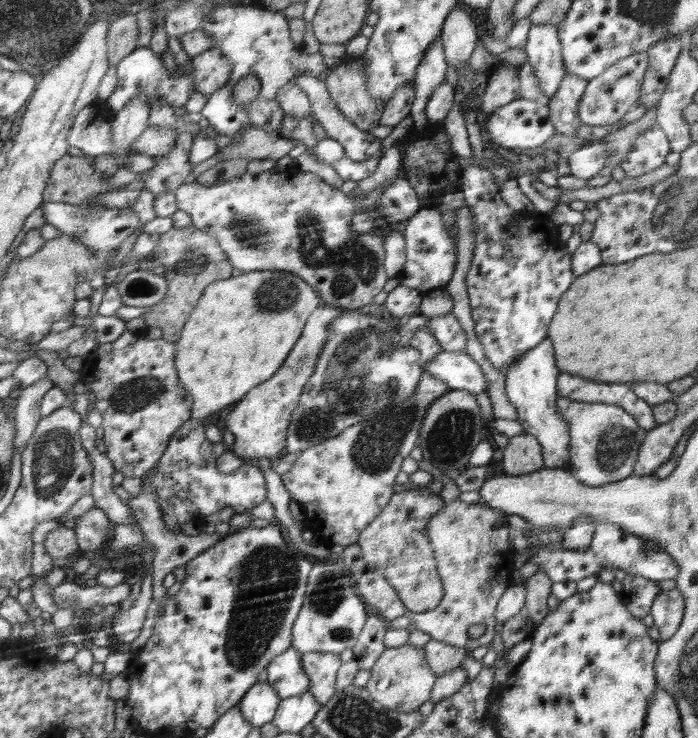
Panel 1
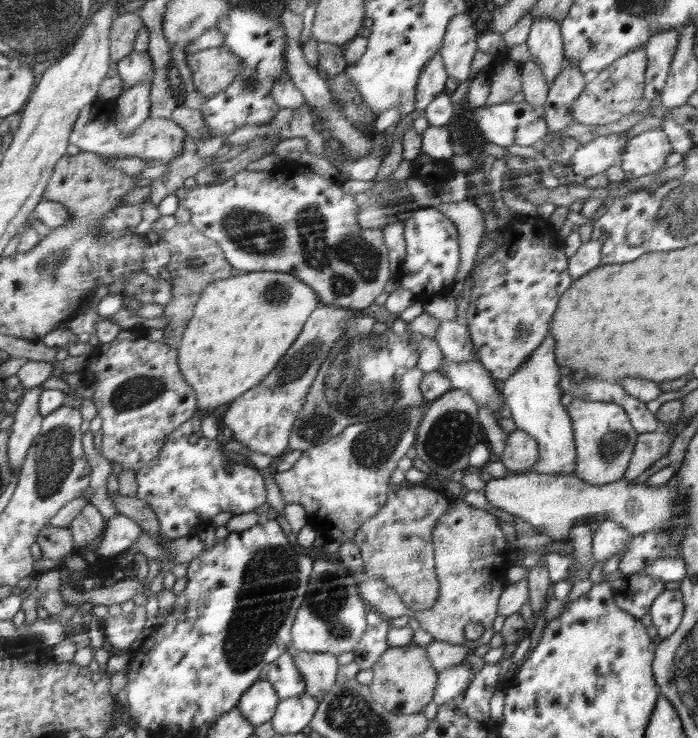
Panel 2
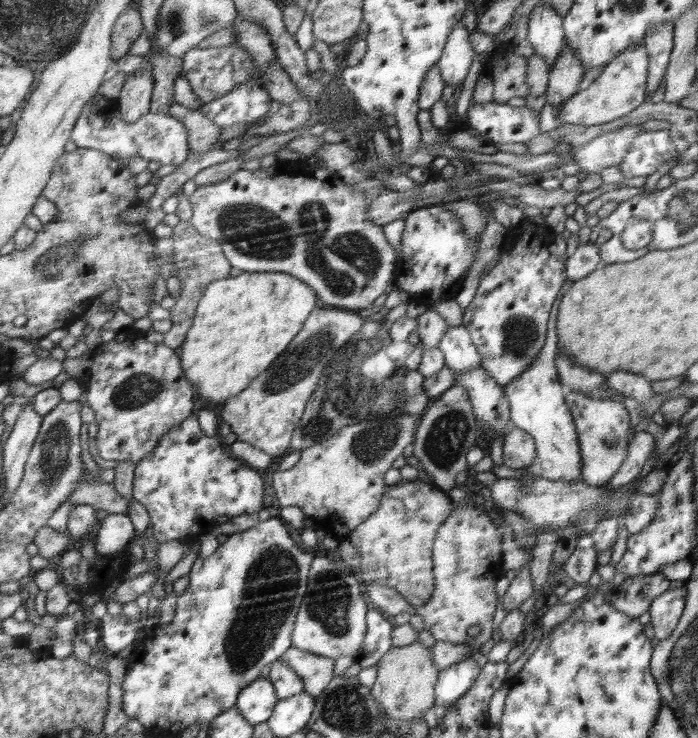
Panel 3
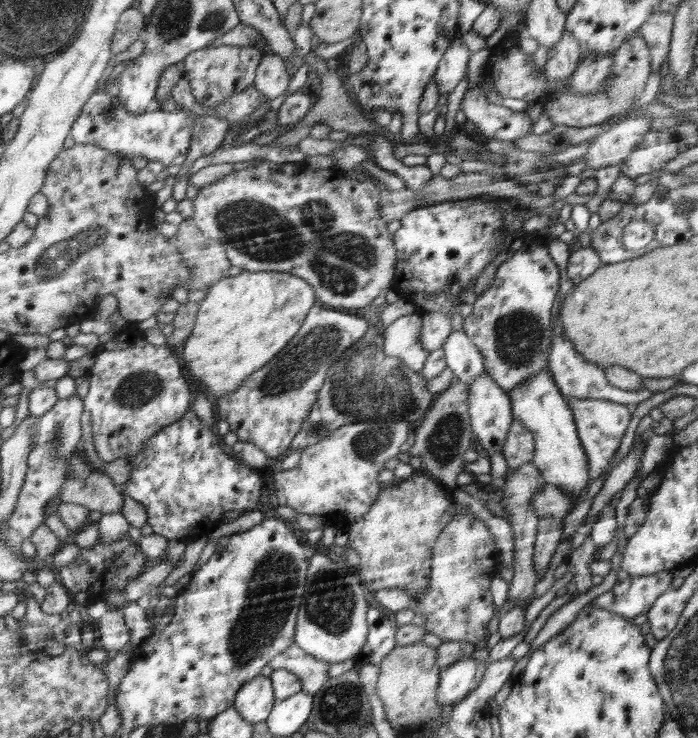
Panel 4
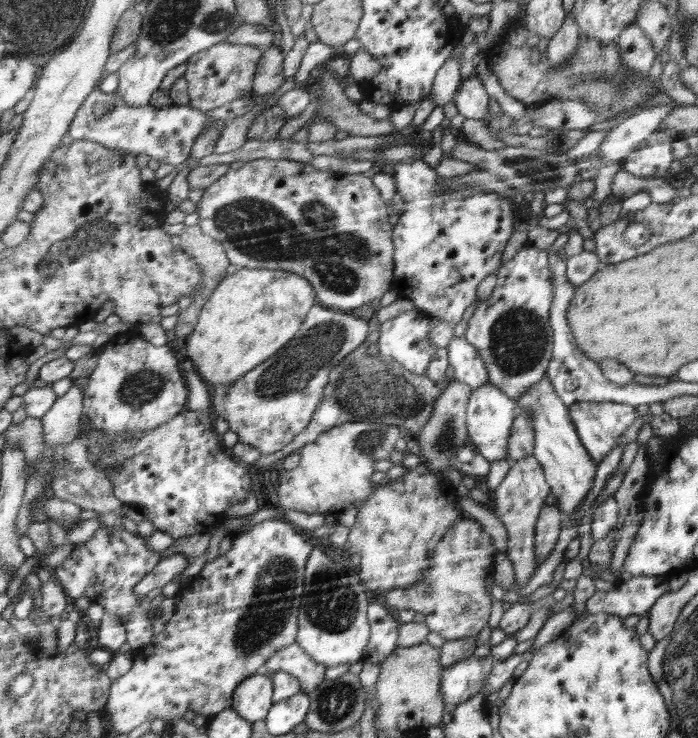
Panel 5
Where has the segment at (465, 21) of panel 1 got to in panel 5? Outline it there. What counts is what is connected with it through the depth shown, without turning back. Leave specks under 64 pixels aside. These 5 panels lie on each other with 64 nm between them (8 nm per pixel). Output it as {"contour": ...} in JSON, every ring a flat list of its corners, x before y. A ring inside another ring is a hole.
{"contour":[[463,53,459,58,448,57,446,64,436,73,434,88,429,95,430,101,436,107,442,107,444,104,451,102,458,86,463,82,460,75,460,59,462,55]]}

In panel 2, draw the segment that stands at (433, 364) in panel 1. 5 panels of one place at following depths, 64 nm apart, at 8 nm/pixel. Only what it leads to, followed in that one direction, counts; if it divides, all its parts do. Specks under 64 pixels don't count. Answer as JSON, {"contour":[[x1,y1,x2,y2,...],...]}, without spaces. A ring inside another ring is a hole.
{"contour":[[442,358,436,372,442,372,444,378,450,379,452,388,467,390,480,406,487,404,488,408,492,408,494,418,500,419,503,397,482,363,479,361,452,363]]}

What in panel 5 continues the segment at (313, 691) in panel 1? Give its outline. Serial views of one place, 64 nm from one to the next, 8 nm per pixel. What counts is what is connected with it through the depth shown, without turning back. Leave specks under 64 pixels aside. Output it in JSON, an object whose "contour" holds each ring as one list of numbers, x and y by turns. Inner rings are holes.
{"contour":[[294,641,284,649,280,649,258,670,261,675,268,672,284,671,295,675,301,683,302,690,312,692,321,682,324,682,325,664,316,662,306,651]]}

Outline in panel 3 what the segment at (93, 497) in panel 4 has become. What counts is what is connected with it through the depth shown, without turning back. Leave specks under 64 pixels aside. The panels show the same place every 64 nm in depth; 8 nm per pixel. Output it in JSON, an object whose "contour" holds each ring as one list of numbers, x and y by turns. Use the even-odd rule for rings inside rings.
{"contour":[[92,477,87,484,80,485,69,498,78,505,91,504,98,510,107,510,110,514,126,513,130,508,130,500,116,491,114,483]]}

